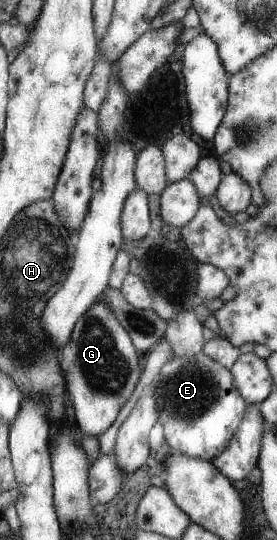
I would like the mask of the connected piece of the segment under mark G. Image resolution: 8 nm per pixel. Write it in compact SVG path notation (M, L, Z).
M102 296L76 321L59 363L75 410L76 425L83 434L99 437L116 420L142 373L139 356L129 334Z

